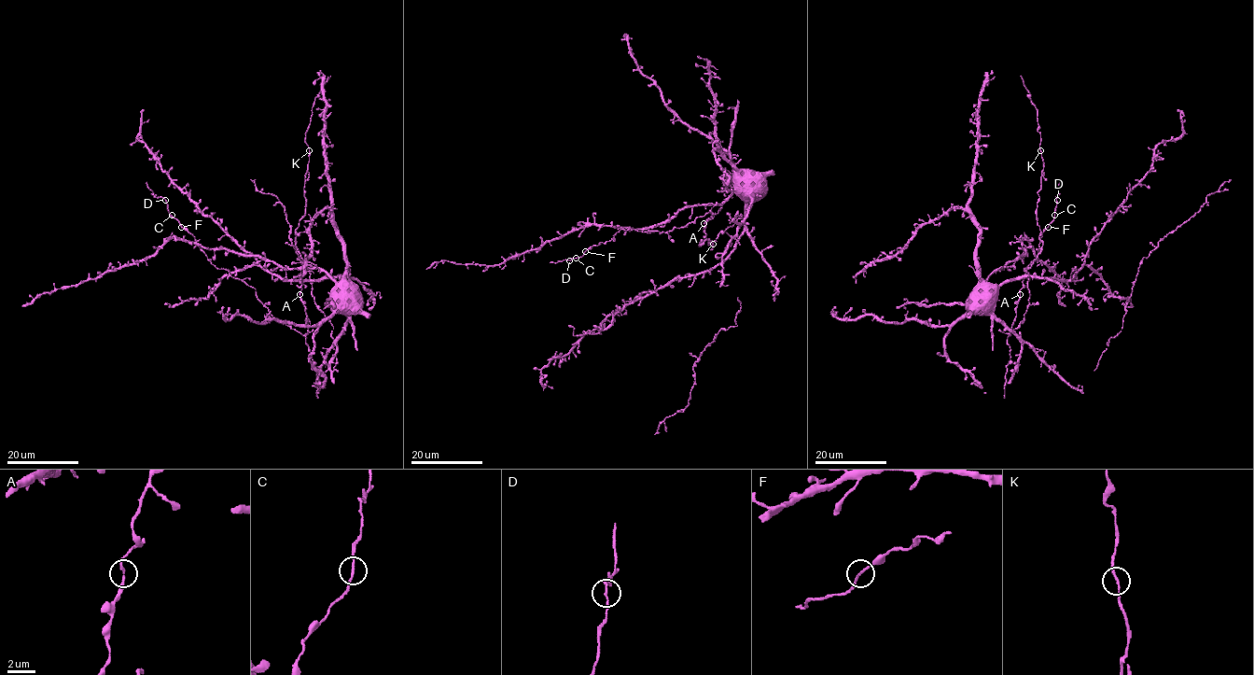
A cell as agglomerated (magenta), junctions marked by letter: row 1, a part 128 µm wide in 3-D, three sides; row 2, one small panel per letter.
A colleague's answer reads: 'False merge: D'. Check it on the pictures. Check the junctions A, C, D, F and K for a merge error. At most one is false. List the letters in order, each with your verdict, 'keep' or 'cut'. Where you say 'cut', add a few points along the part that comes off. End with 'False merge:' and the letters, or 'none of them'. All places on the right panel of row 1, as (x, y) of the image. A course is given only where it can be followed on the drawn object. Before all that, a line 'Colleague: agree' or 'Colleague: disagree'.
Colleague: agree
A: keep
C: keep
D: cut; foreign part runs (1056, 200), (1059, 182)
F: keep
K: keep
False merge: D

